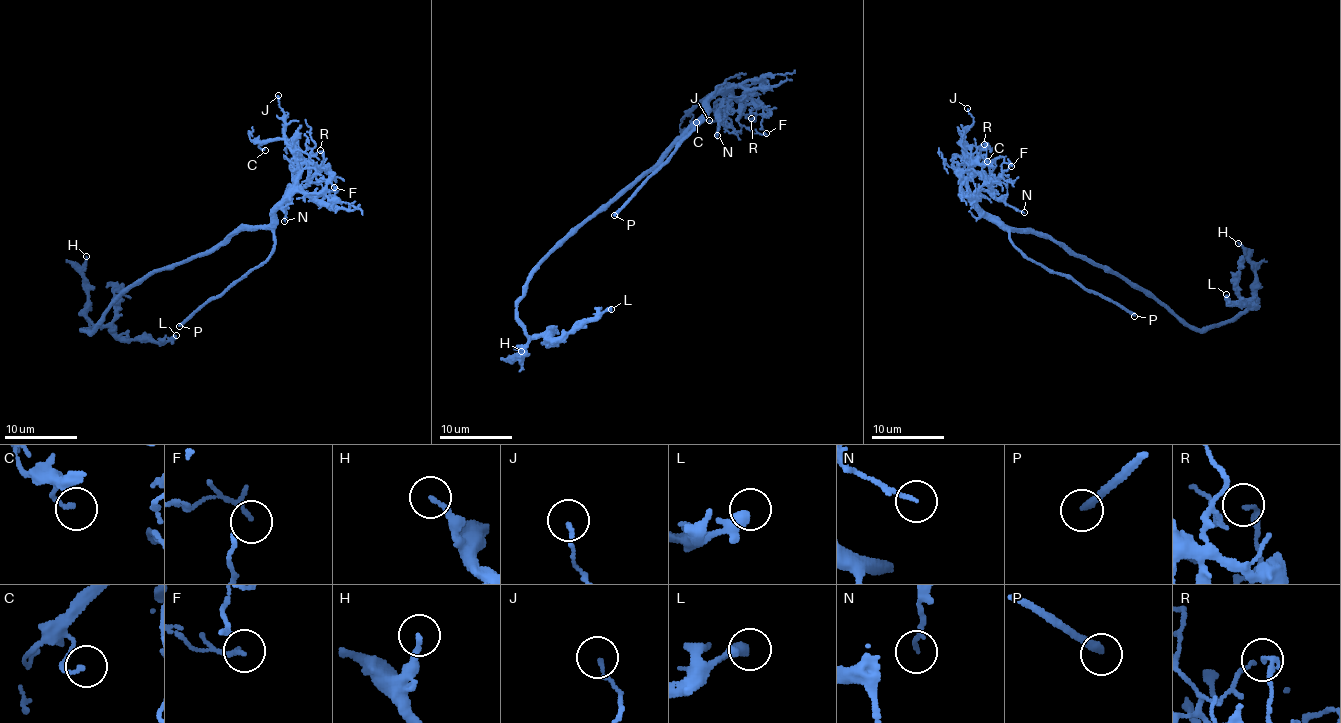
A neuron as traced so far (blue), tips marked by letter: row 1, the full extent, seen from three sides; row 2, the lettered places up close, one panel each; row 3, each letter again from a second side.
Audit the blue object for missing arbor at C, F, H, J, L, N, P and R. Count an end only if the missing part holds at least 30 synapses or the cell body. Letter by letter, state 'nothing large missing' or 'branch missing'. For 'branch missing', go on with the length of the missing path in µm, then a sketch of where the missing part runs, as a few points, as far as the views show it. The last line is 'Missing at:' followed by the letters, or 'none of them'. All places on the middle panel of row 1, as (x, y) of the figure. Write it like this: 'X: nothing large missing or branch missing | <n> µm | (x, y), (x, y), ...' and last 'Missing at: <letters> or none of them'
C: nothing large missing
F: nothing large missing
H: nothing large missing
J: nothing large missing
L: nothing large missing
N: nothing large missing
P: branch missing | 70 µm
R: nothing large missing
Missing at: P

